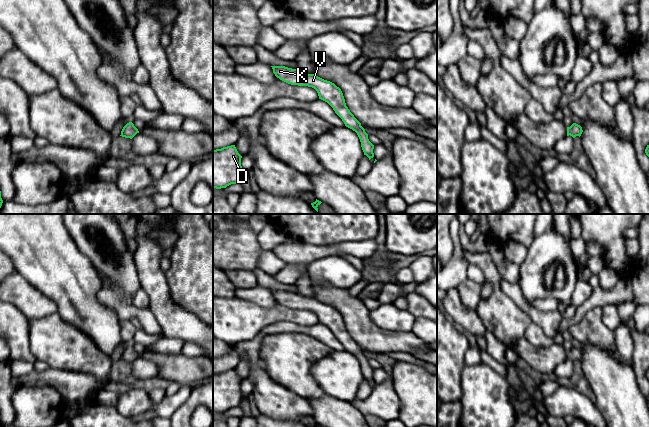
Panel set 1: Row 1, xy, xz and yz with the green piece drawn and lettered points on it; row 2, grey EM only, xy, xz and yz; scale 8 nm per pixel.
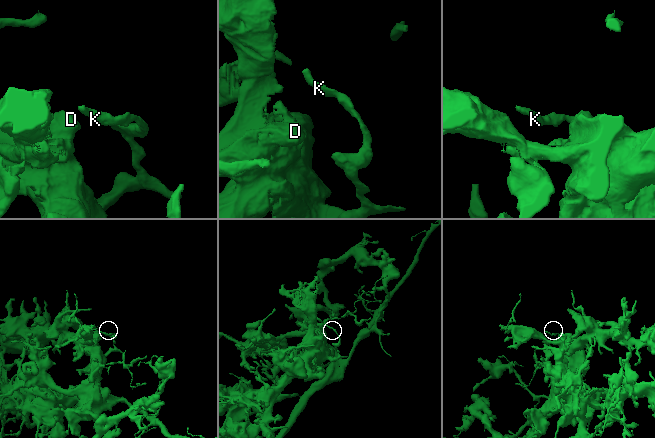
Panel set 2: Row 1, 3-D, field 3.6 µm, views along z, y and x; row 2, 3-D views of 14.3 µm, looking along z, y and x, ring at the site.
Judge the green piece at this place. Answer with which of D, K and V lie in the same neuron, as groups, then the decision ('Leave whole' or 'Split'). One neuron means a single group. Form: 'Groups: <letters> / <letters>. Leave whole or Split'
Groups: D K V. Leave whole

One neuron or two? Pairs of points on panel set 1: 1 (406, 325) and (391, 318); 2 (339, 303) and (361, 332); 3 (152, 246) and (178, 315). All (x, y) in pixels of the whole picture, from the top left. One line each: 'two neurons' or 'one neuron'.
1: one neuron
2: one neuron
3: one neuron

